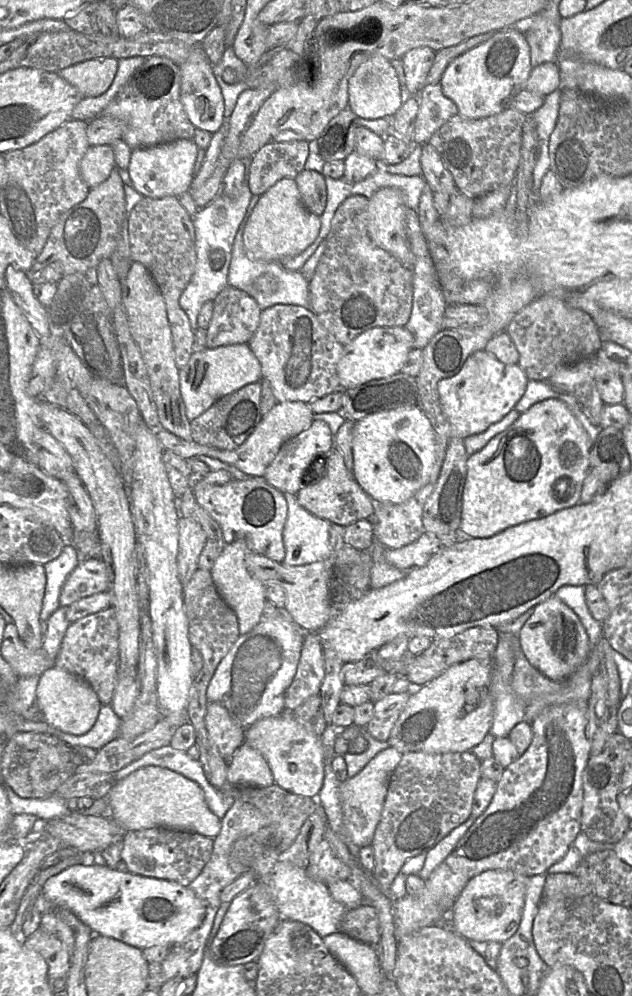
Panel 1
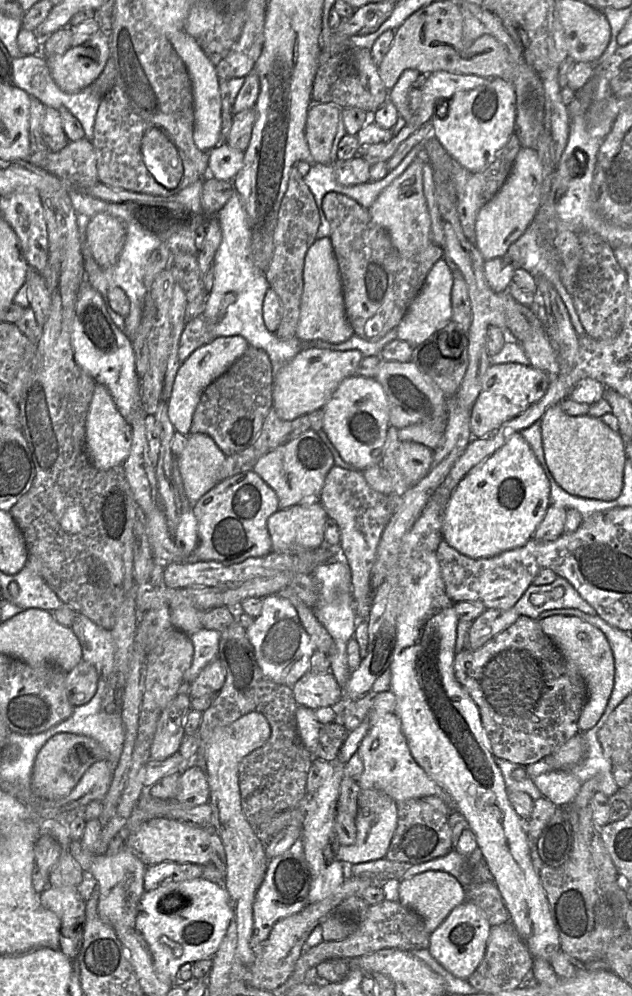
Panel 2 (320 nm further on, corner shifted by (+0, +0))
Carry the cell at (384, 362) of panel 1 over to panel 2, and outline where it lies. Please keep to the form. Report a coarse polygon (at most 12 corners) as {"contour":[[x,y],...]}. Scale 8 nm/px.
{"contour":[[305,346],[274,377],[282,420],[308,415],[353,376],[359,350]]}

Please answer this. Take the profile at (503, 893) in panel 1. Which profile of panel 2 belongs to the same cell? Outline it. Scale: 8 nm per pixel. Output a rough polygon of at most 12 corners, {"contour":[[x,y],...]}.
{"contour":[[465,900],[430,934],[428,950],[467,980],[491,925]]}

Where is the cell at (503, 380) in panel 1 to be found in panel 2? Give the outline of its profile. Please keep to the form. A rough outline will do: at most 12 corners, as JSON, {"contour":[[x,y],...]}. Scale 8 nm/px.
{"contour":[[490,364],[469,427],[482,438],[543,397],[550,376]]}

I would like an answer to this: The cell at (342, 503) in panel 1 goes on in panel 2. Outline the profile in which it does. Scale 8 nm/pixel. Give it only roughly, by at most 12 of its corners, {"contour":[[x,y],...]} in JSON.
{"contour":[[319,499],[267,521],[273,552],[317,549],[328,515]]}

